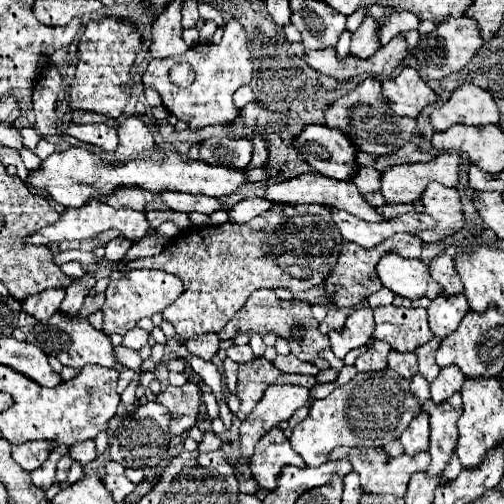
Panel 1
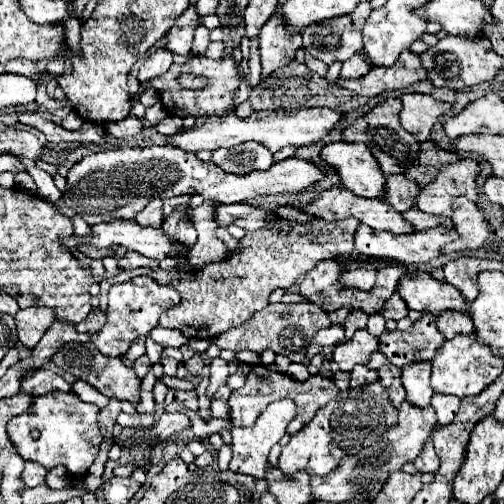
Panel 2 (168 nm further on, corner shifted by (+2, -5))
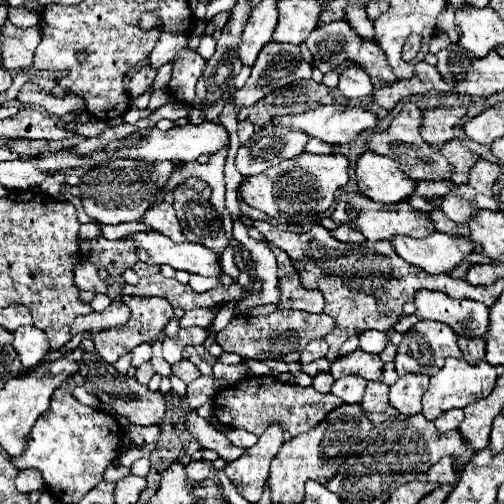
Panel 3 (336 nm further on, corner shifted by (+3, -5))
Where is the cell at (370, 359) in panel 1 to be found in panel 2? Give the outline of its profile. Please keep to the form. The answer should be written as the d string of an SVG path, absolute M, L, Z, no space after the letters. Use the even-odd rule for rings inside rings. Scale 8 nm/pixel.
M358 364L352 372L350 372L350 388L360 388L360 386L366 386L366 384L372 384L376 382L376 372L370 370L368 366L362 366Z

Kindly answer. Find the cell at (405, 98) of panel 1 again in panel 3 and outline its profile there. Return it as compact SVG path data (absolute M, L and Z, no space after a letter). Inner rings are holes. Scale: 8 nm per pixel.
M437 106L437 108L427 108L421 112L423 116L423 126L419 128L423 140L437 148L443 142L455 138L455 126L459 120L465 116L465 108L447 108L447 106Z

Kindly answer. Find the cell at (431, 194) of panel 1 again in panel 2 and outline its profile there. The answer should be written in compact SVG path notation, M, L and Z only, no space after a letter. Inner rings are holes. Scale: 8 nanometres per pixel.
M454 200L454 226L460 232L460 240L448 244L444 254L450 252L464 252L464 250L478 250L490 240L490 224L480 208L470 200Z

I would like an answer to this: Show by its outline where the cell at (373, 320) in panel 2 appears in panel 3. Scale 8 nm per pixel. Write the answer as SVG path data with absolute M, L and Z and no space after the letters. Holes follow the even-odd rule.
M367 330L359 338L361 338L361 348L367 352L373 352L373 354L383 352L385 342L387 342L385 332L375 332L375 330Z

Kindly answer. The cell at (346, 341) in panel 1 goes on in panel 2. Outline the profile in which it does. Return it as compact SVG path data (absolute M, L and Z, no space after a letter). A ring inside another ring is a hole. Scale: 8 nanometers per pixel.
M358 330L352 340L336 346L334 362L340 366L340 370L350 372L356 364L368 364L370 354L374 354L376 350L378 350L378 340L366 330Z

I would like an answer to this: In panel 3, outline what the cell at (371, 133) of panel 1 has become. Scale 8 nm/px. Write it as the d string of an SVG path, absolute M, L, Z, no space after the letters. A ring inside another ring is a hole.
M405 102L401 112L391 120L389 128L373 130L365 144L371 152L395 160L407 176L413 176L413 180L449 180L453 168L435 148L431 148L429 144L423 144L423 138L419 136L419 124L421 124L421 110L415 104Z

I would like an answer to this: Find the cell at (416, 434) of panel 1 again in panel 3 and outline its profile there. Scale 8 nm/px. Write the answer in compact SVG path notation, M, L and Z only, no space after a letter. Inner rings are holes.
M449 456L441 458L437 464L433 464L427 470L427 480L429 482L437 482L437 484L451 484L451 482L455 482L455 462Z

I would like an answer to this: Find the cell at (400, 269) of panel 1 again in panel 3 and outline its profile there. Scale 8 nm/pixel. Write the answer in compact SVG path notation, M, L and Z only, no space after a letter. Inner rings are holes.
M415 292L419 320L437 320L451 326L461 336L485 338L489 326L489 308L475 300L455 300L445 292Z

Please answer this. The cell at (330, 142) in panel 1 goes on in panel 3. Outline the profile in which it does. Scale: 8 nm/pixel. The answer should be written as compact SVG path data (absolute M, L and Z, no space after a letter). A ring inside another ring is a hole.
M365 152L359 156L355 174L359 192L381 204L407 200L415 188L415 180L411 180L395 160L373 152Z

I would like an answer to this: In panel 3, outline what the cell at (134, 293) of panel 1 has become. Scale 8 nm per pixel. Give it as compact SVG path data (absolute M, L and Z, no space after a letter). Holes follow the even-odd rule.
M123 296L121 298L129 308L131 308L131 318L125 326L121 328L113 328L113 330L103 330L93 334L93 344L97 354L101 354L101 358L109 364L117 362L117 358L121 358L123 354L131 352L137 344L143 342L155 342L159 332L167 326L167 322L173 318L173 306L169 304L167 298L159 298L159 296Z

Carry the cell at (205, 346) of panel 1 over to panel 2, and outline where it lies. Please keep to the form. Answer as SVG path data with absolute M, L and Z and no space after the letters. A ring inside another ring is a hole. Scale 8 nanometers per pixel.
M194 354L188 362L184 360L184 368L186 368L190 374L198 376L200 372L204 372L204 362L202 362L202 356L200 356L200 354Z

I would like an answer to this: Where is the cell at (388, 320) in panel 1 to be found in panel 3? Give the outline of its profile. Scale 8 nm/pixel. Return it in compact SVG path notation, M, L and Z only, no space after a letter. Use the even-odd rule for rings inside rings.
M423 320L403 336L395 354L395 368L399 374L421 372L433 376L447 356L461 358L455 332L451 332L447 324Z

